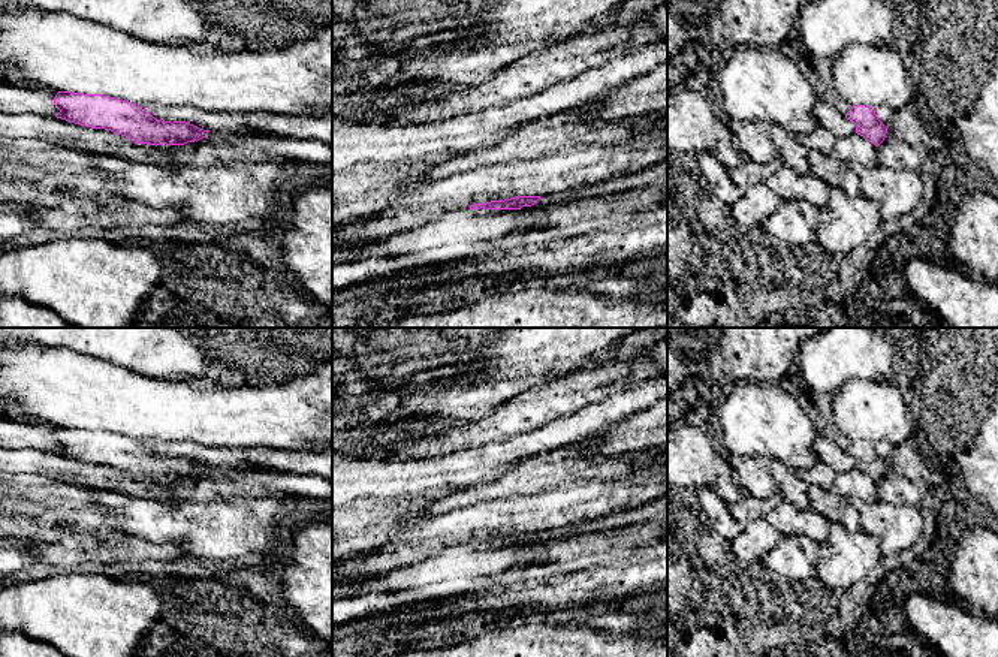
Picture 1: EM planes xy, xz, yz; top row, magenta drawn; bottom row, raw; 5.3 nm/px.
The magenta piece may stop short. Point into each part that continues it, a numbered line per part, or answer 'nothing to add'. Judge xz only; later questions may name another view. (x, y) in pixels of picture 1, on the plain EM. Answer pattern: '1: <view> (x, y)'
nothing to add

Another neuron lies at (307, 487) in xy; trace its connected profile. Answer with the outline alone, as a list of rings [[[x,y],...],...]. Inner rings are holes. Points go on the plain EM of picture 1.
[[[250,468],[245,479],[250,486],[260,488],[269,497],[332,498],[332,483],[317,476]]]

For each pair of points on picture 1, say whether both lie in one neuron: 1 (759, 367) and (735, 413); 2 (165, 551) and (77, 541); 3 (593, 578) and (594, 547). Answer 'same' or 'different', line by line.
1: different
2: same
3: different

